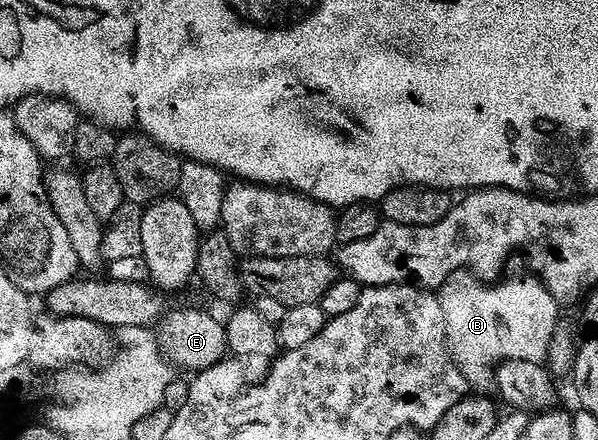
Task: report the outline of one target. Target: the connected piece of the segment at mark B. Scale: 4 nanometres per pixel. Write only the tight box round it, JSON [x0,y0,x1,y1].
[438,269,558,390]

